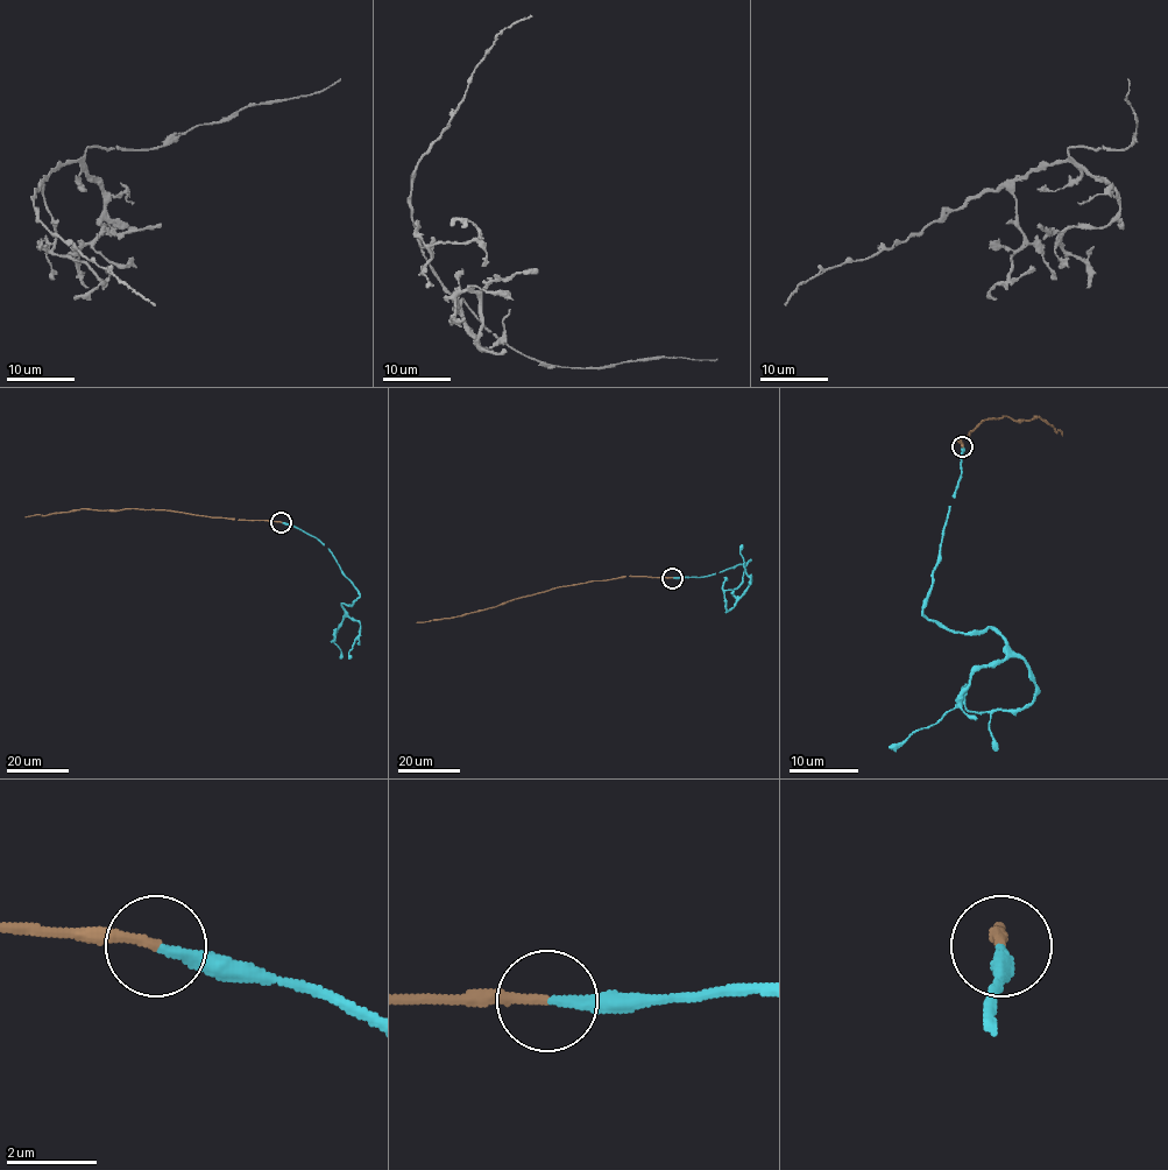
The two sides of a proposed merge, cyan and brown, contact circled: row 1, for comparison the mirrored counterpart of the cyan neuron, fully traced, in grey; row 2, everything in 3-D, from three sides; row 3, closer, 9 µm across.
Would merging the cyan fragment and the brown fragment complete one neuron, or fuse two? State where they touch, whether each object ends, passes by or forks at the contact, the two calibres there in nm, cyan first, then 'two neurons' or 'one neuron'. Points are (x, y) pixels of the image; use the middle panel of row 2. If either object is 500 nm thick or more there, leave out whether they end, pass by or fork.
at (672, 578); cyan ends there; brown ends there; 240 nm thick on the cyan side, 200 nm on the other; one neuron

